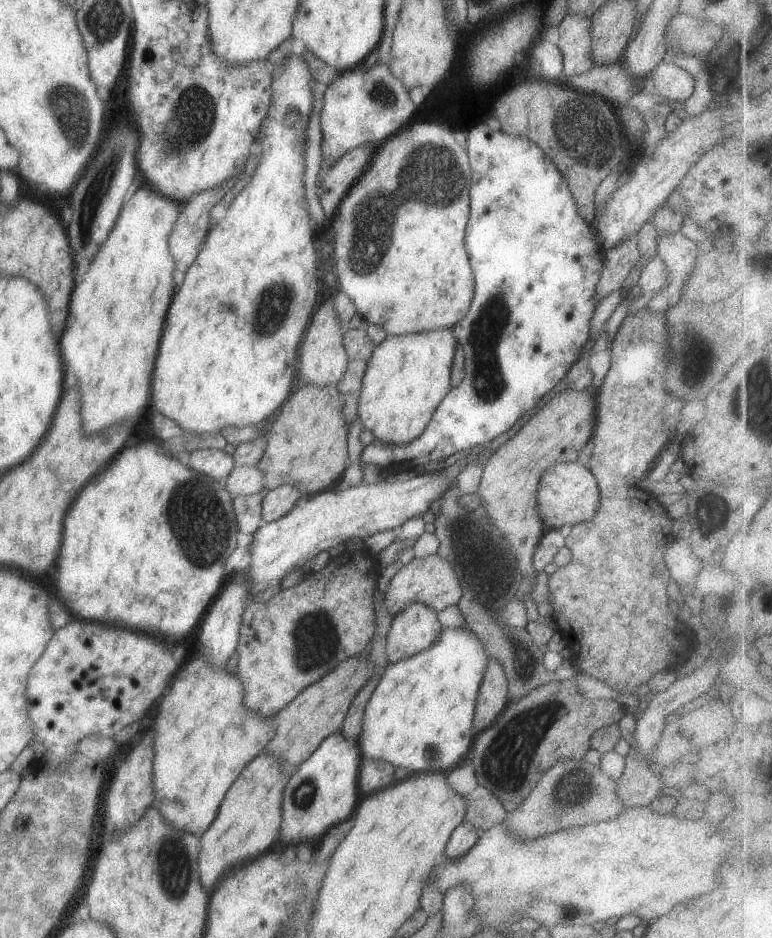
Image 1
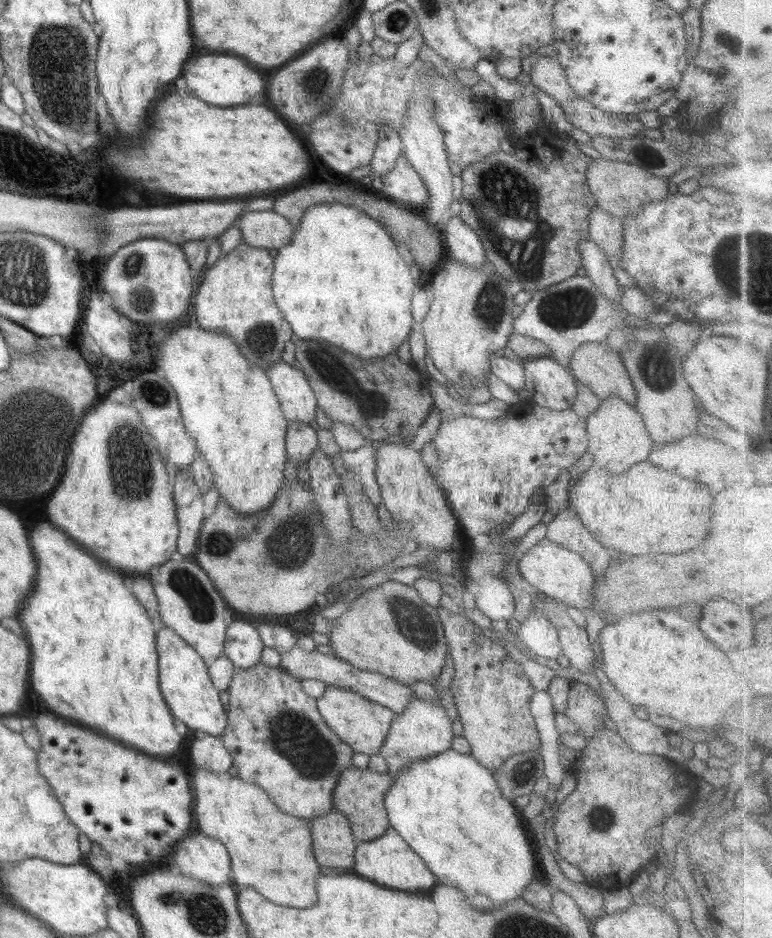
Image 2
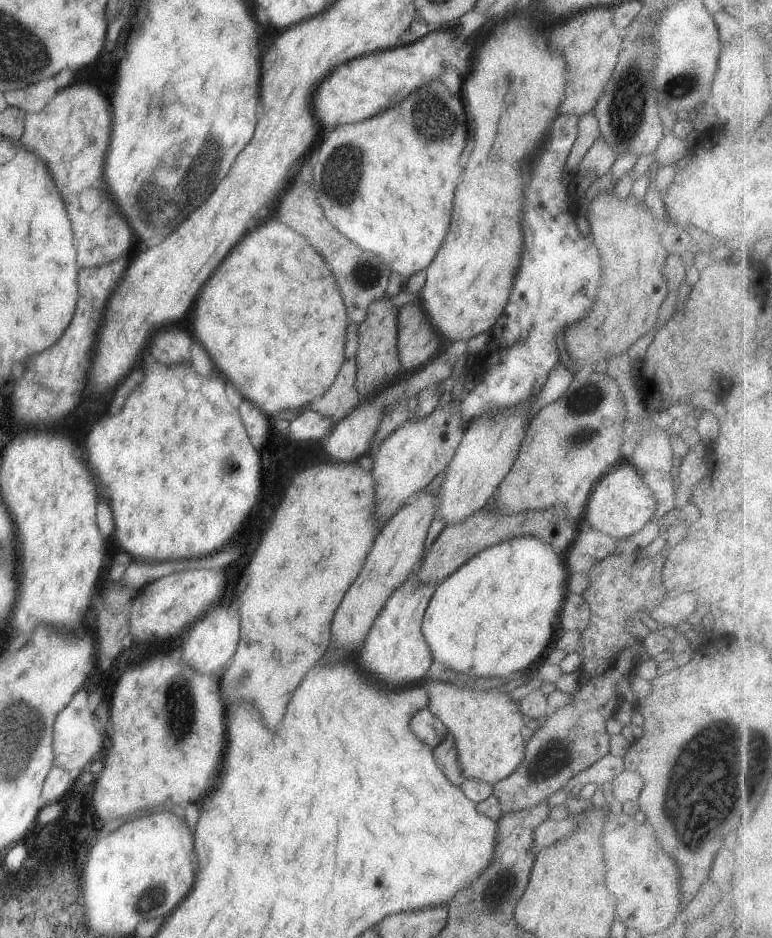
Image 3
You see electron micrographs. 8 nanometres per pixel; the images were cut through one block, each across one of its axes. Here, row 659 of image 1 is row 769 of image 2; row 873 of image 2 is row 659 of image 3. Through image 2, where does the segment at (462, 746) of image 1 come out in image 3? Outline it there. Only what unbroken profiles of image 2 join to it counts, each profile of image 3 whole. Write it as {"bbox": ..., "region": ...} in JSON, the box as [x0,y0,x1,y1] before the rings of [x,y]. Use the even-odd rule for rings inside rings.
{"bbox":[422,536,568,685],"region":[[[520,536],[518,538],[512,538],[512,540],[504,540],[500,544],[490,546],[486,550],[482,550],[465,562],[456,572],[448,575],[440,584],[436,587],[436,592],[430,599],[428,608],[423,618],[422,634],[428,646],[430,646],[430,652],[432,652],[432,660],[442,664],[444,668],[448,670],[454,670],[456,673],[466,674],[471,677],[478,677],[485,685],[498,684],[506,681],[512,677],[519,675],[522,672],[527,672],[530,664],[534,664],[546,650],[552,636],[554,636],[554,630],[558,627],[560,610],[562,610],[562,604],[566,600],[566,593],[568,591],[568,568],[566,564],[561,560],[562,555],[558,554],[548,542],[544,542],[542,538],[538,536]]]}

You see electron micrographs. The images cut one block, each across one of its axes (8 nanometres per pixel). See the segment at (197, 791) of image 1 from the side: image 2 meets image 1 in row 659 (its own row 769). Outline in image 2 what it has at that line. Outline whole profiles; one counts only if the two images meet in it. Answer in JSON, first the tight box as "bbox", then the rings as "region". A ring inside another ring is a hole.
{"bbox":[190,768,321,908],"region":[[[195,768],[190,778],[192,789],[192,815],[196,829],[211,839],[217,840],[228,849],[230,855],[231,882],[236,887],[250,887],[258,890],[264,898],[278,906],[290,908],[312,908],[316,904],[316,880],[320,876],[321,864],[312,851],[312,831],[309,821],[284,814],[272,802],[268,793],[256,784],[250,784],[239,776],[232,777],[228,772],[220,774],[206,768]]]}

